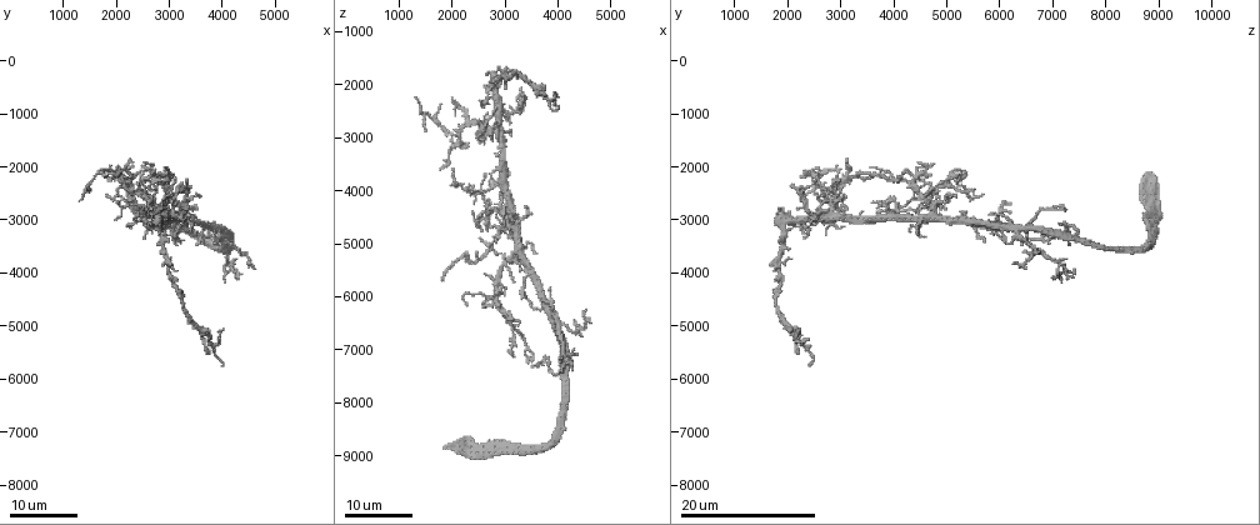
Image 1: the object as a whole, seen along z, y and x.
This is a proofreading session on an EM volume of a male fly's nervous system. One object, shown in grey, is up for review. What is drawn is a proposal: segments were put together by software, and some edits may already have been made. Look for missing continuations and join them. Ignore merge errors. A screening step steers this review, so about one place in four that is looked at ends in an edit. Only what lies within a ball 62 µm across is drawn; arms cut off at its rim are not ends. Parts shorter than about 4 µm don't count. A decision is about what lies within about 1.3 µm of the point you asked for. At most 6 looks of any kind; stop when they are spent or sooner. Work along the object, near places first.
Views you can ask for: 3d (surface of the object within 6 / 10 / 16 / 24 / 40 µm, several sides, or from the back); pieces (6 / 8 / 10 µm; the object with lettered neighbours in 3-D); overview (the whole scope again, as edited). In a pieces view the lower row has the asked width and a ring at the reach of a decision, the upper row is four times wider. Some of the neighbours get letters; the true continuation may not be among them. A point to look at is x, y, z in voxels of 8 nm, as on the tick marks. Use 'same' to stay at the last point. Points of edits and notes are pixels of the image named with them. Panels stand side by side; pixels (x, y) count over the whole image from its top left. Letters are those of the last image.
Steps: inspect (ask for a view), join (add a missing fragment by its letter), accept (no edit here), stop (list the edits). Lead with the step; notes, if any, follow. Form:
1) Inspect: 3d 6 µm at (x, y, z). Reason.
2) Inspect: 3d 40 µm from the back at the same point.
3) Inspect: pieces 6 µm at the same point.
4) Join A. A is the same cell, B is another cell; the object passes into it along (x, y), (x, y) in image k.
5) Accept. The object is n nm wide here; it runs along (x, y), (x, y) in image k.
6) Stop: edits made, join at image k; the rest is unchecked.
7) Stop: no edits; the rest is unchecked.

Inspect: 3d 16 µm at (3550, 3500, 7350). Thin end.

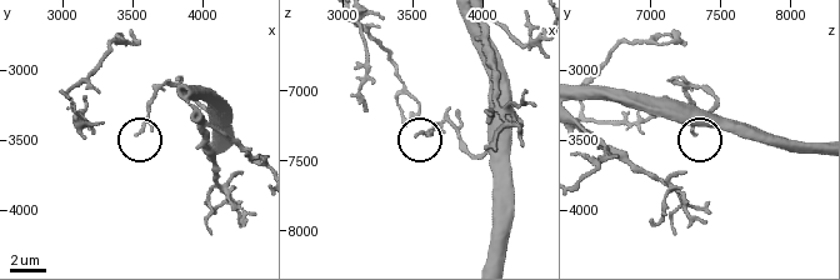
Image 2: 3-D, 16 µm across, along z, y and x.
Inspect: pieces 8 µm at (3520, 3460, 7300). See the neighbours.

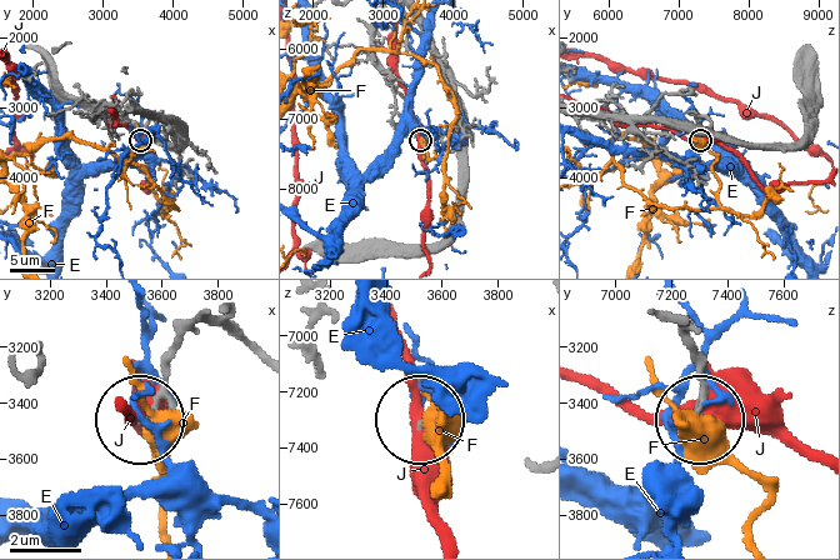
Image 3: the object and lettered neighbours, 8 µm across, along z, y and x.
Accept. The object is 160 nm wide here; E, F and J are other cells; none of them fits.

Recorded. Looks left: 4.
Inspect: 3d 24 µm at (3450, 3250, 4300). Thin end.

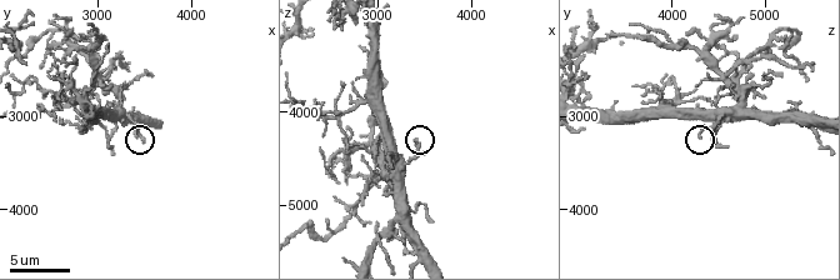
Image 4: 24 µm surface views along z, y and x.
Inspect: pieces 10 µm at (3400, 3250, 4300). What lies round it.

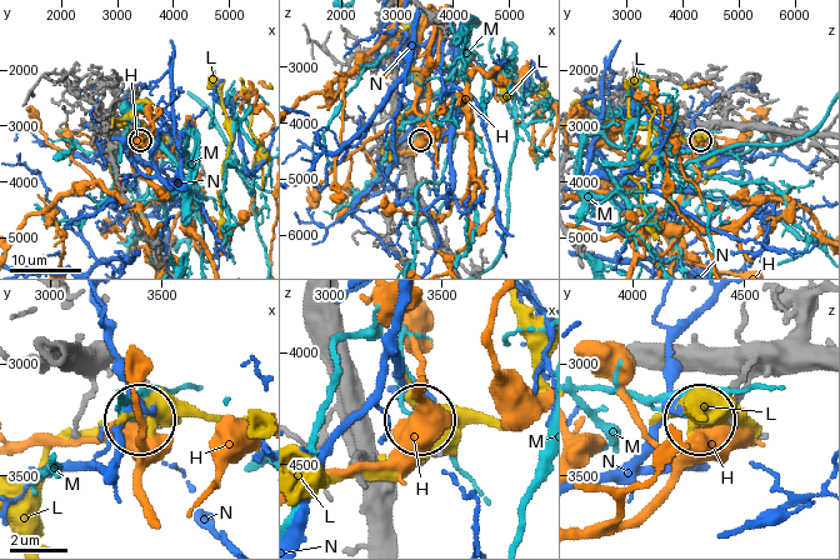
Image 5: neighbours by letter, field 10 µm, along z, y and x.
Accept. The object is 130 nm wide here; H, L, M and N are other cells; none of them fits.

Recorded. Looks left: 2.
Inspect: 3d 24 µm at (3000, 2900, 5850).

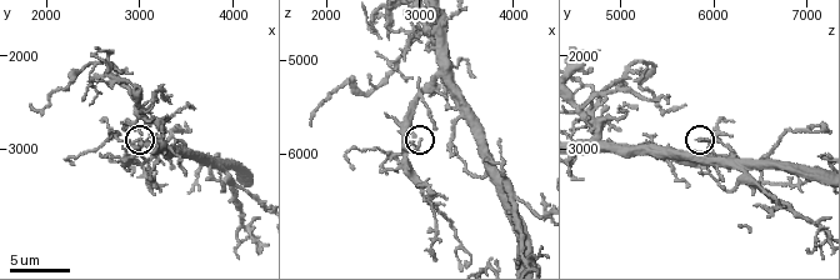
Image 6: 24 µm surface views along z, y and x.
Inspect: pieces 10 µm at (3000, 2900, 5850).

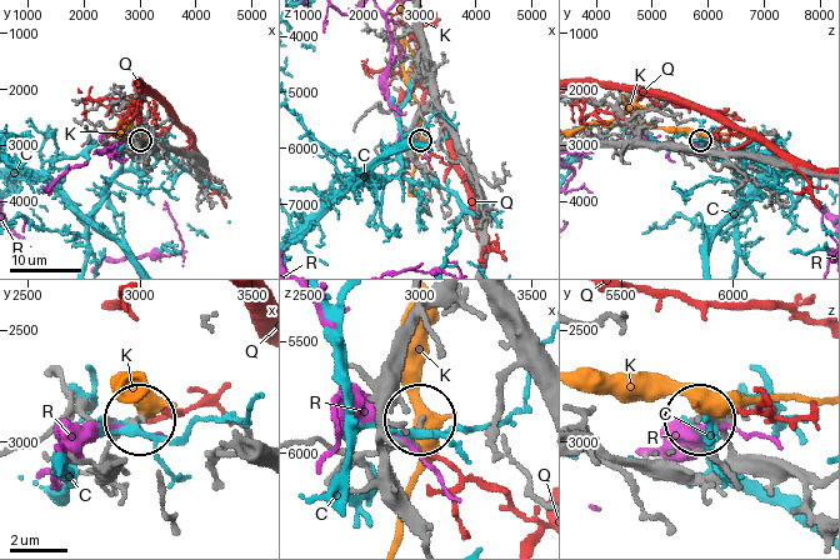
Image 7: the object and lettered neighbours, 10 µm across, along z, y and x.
Accept. The object is 150 nm wide here; C, K, Q and R are other cells; no lettered fragment goes on from it.

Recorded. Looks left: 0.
Stop: no edits; the rest is unchecked.

